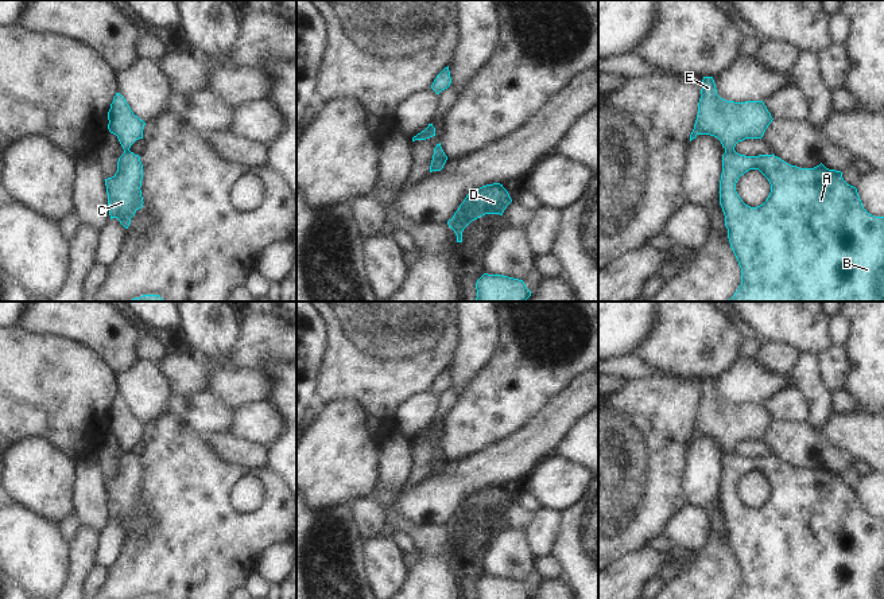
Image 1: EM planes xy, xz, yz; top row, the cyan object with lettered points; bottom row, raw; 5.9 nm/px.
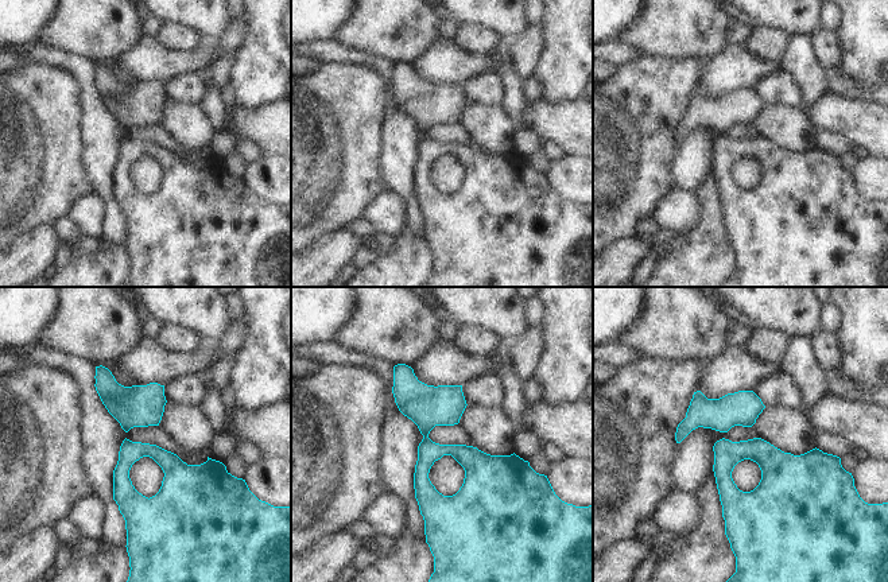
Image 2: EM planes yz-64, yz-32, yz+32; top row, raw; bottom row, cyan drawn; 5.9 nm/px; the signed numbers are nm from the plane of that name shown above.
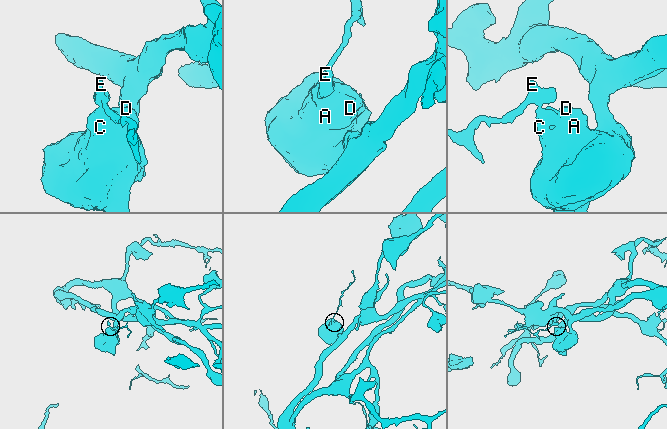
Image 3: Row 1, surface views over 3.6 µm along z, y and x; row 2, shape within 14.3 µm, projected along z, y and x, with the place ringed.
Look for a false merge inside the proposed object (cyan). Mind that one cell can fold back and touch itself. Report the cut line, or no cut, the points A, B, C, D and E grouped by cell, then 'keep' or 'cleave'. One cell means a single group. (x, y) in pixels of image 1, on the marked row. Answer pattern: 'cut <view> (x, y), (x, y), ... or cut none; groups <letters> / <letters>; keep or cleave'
cut yz (733, 150), (725, 152); groups A B C D / E; cleave

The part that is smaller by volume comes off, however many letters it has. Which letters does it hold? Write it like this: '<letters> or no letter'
E

